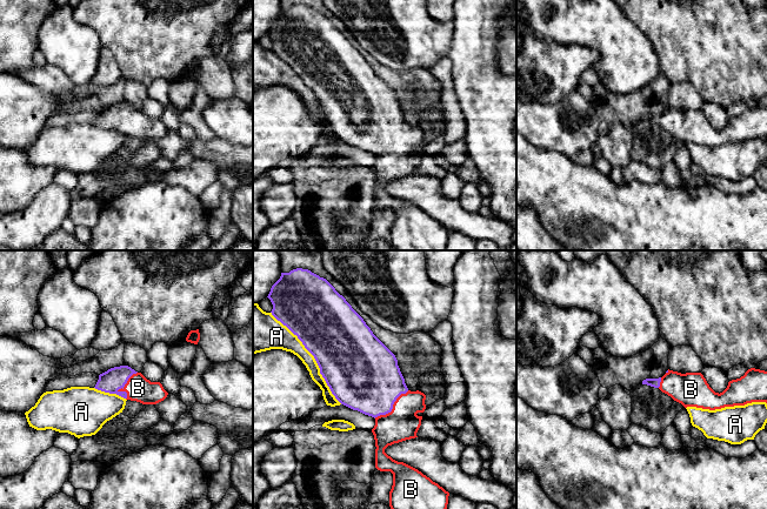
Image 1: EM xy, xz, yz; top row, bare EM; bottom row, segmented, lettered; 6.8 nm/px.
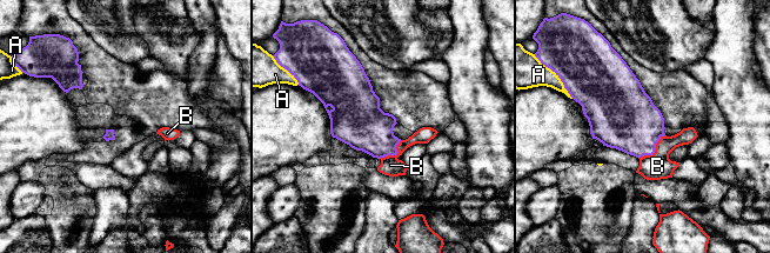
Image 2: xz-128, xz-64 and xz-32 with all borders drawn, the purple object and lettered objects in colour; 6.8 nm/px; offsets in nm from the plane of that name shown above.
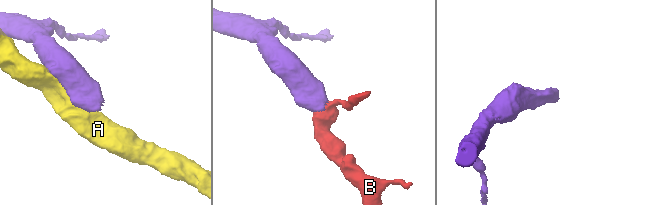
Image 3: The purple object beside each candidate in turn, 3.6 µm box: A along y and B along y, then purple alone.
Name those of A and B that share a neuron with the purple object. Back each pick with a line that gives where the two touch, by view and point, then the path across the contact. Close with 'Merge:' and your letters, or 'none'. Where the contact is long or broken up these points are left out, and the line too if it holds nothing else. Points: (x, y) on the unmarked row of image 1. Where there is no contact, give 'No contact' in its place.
B: Touches purple at xz (392, 144). Path across: xz (368, 116), (388, 136), (392, 144), (395, 153), (402, 160)
Merge: B

